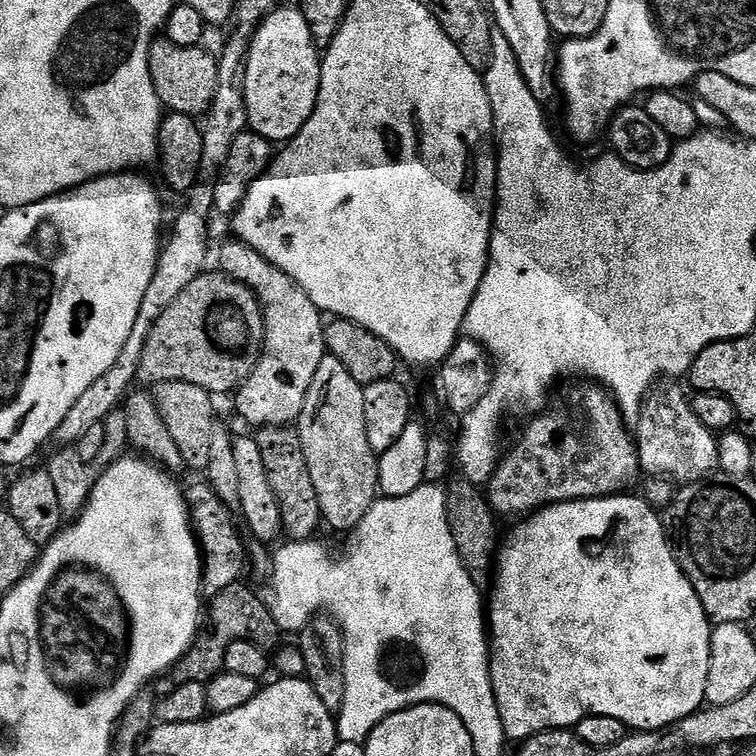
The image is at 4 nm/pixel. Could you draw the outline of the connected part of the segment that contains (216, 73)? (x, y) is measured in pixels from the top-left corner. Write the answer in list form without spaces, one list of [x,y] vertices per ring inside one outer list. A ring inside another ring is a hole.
[[[167,38],[152,41],[148,65],[150,78],[154,82],[154,90],[158,94],[161,105],[168,112],[181,112],[187,116],[203,117],[212,105],[212,95],[220,79],[220,69],[215,55],[207,52],[207,47],[191,48],[190,46],[174,46]]]

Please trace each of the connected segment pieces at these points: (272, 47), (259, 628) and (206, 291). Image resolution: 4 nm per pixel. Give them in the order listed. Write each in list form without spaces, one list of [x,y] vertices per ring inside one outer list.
[[[280,6],[276,11],[271,12],[252,35],[252,43],[248,46],[248,57],[244,61],[242,89],[244,105],[248,108],[248,128],[273,142],[293,140],[314,114],[320,89],[320,61],[321,57],[310,34],[310,28],[306,26],[306,18],[302,18],[299,7]]]
[[[241,582],[234,586],[226,586],[226,590],[222,590],[222,594],[211,597],[206,604],[206,619],[203,621],[202,627],[199,629],[198,635],[188,648],[187,654],[176,663],[170,670],[170,676],[176,684],[185,684],[186,682],[198,682],[207,685],[209,681],[215,679],[222,672],[224,659],[226,658],[226,646],[230,646],[230,642],[238,642],[239,640],[249,640],[254,642],[260,648],[272,650],[281,643],[282,631],[272,617],[272,609],[252,588],[247,588],[247,583]]]
[[[206,270],[154,322],[154,330],[150,330],[142,350],[136,379],[144,386],[190,382],[213,394],[232,394],[250,378],[262,349],[264,315],[260,299],[241,280],[219,270]]]

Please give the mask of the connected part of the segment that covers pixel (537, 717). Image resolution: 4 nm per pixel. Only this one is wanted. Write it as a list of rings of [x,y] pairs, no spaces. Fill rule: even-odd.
[[[617,494],[614,496],[602,496],[599,500],[567,500],[565,504],[549,504],[546,508],[541,508],[538,512],[533,512],[527,518],[521,519],[520,524],[508,537],[503,537],[502,547],[494,560],[494,583],[492,588],[492,601],[489,599],[486,604],[486,628],[490,633],[490,678],[494,686],[494,698],[498,702],[498,714],[502,718],[505,737],[509,741],[519,742],[525,740],[527,736],[532,736],[535,732],[544,732],[547,728],[571,728],[575,729],[582,718],[593,716],[594,714],[606,714],[606,718],[618,718],[618,722],[628,725],[629,729],[649,732],[655,728],[664,728],[667,724],[678,722],[690,714],[700,711],[705,703],[706,694],[706,674],[710,674],[710,642],[712,641],[713,625],[708,616],[704,613],[702,602],[696,597],[694,586],[684,577],[683,570],[678,566],[676,555],[672,552],[672,545],[668,543],[668,533],[664,531],[664,521],[661,513],[651,507],[639,495]]]

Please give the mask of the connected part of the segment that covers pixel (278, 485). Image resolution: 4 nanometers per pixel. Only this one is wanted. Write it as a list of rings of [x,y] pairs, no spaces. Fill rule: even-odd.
[[[285,426],[261,428],[255,434],[260,464],[264,467],[263,479],[270,482],[270,490],[274,490],[274,498],[278,498],[278,510],[282,510],[284,536],[289,541],[313,539],[317,535],[316,527],[321,527],[322,517],[314,481],[310,479],[310,466],[306,466],[306,454],[302,454],[299,431]]]

